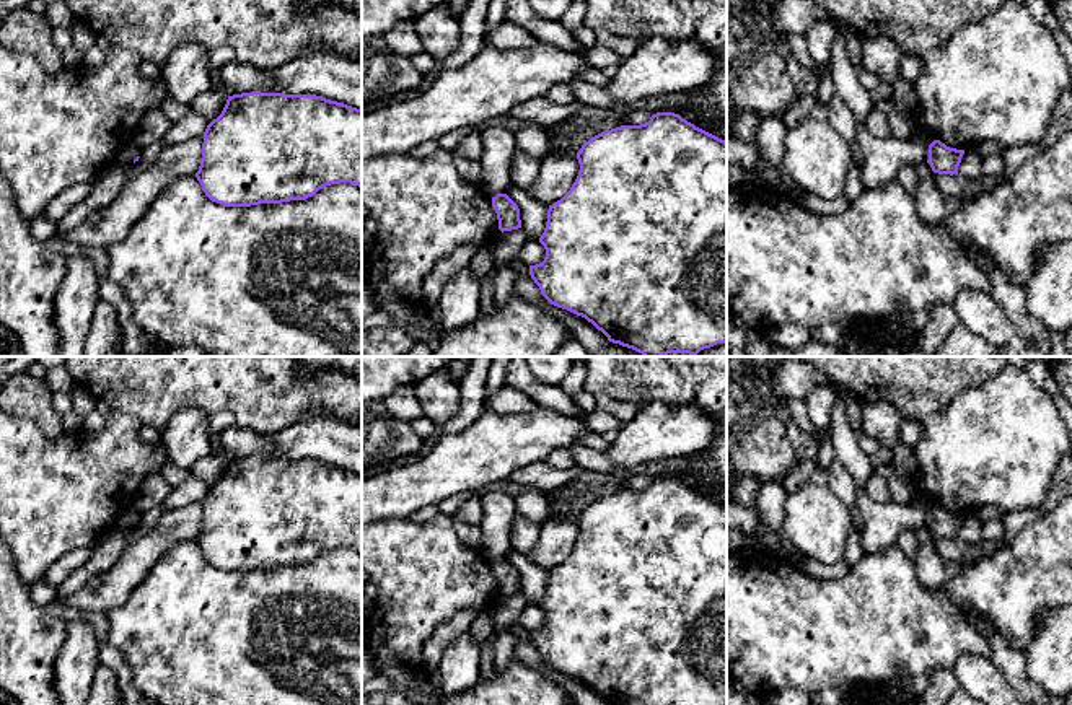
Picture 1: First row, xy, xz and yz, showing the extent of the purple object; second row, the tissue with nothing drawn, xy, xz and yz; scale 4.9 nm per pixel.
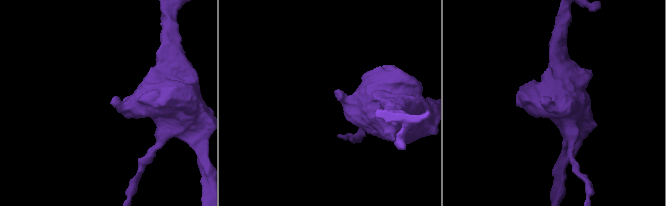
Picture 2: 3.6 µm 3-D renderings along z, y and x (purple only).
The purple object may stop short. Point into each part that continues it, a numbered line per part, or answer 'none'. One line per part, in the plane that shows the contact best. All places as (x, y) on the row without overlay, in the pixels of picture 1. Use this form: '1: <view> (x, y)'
none

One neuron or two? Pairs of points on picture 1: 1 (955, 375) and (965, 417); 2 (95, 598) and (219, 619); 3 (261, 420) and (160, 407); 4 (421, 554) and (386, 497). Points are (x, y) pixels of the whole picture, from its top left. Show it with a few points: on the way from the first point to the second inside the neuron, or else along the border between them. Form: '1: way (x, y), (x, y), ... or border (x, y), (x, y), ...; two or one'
1: border (994, 375), (966, 388), (929, 415); two
2: border (147, 572), (123, 603), (105, 613); two
3: way (237, 396), (233, 393), (184, 393); one
4: border (408, 518), (378, 521); two

